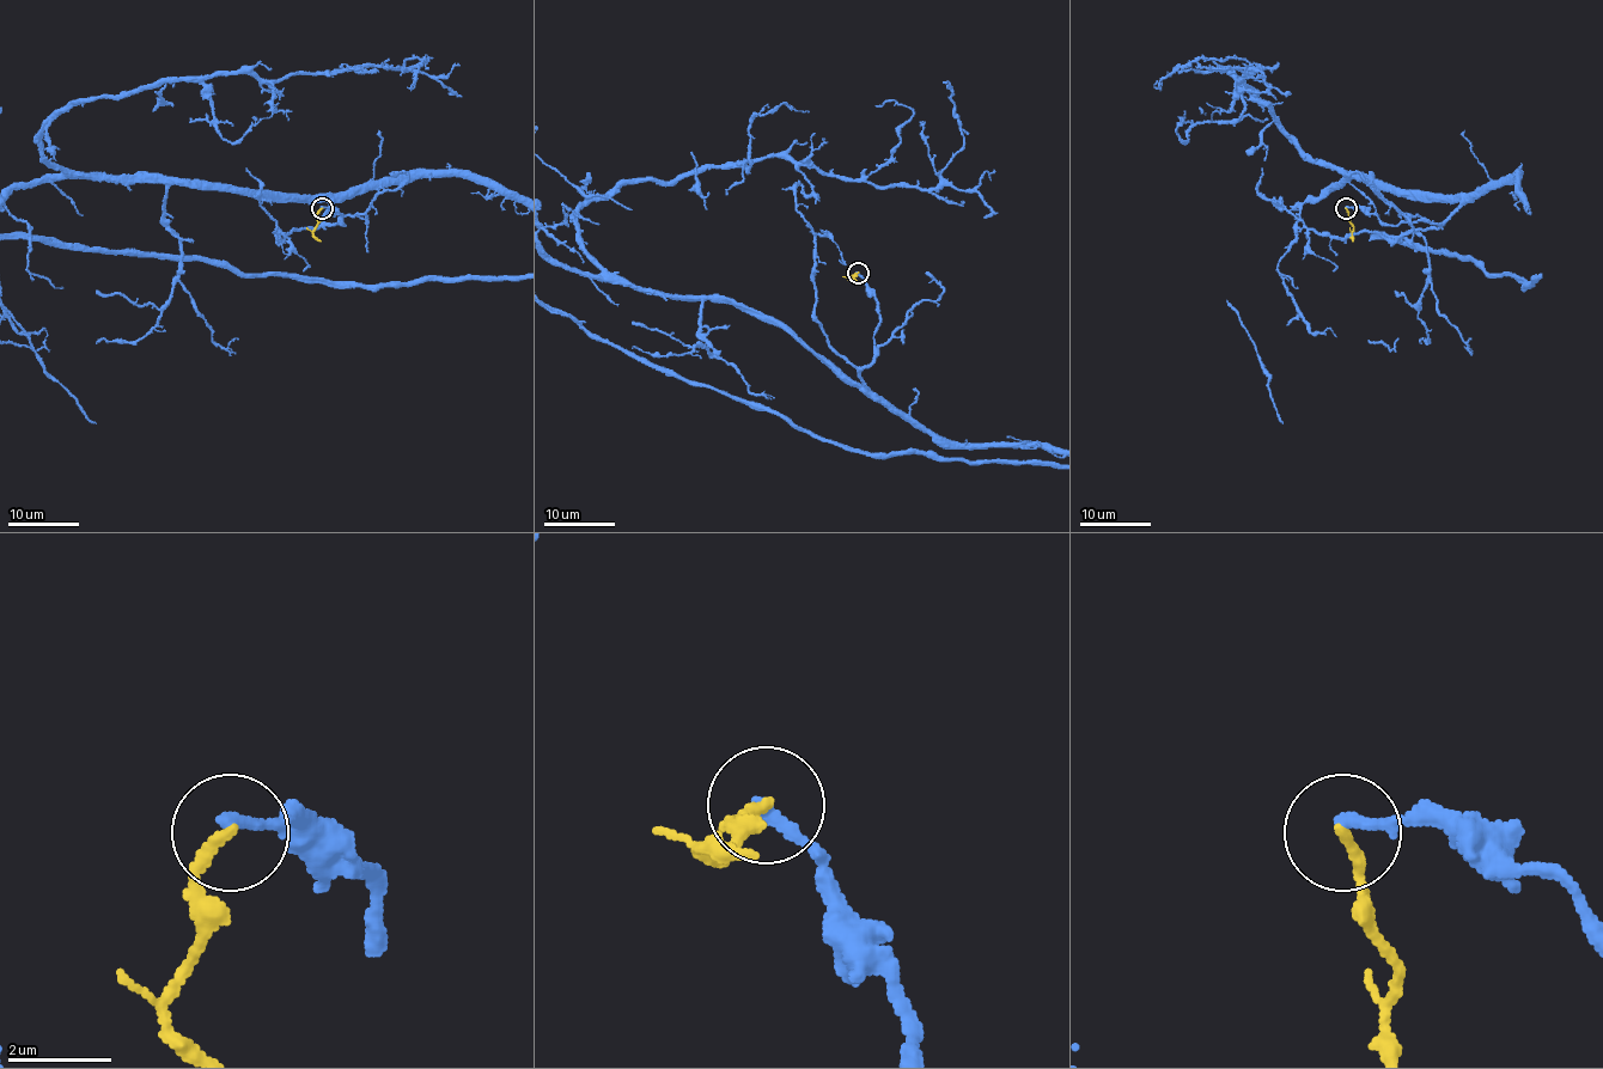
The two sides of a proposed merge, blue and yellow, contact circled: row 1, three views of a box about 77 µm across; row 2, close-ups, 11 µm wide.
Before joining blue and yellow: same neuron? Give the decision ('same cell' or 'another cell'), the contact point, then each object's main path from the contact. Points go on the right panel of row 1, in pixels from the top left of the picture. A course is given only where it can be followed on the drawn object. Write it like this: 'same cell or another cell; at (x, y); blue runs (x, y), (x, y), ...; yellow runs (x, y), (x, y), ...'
another cell; at (1346, 208); yellow runs (1346, 209), (1353, 240)

